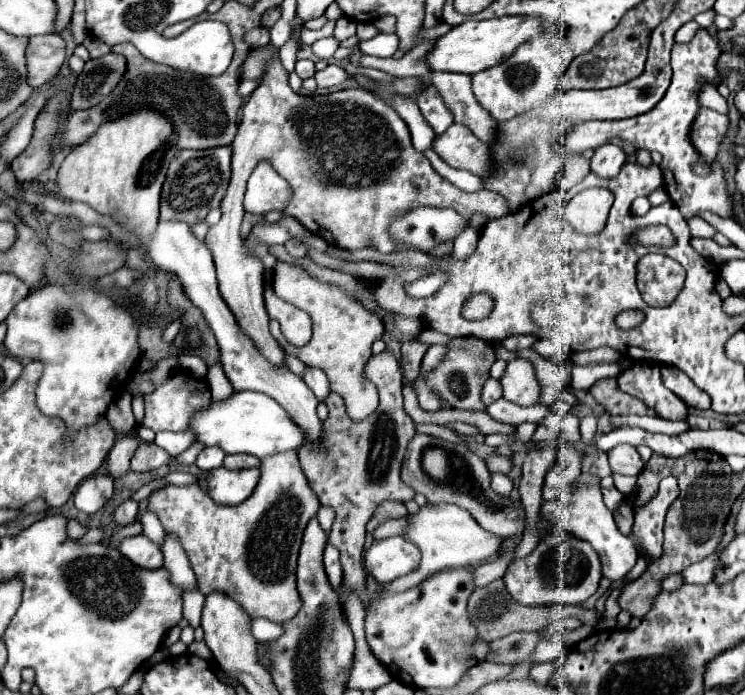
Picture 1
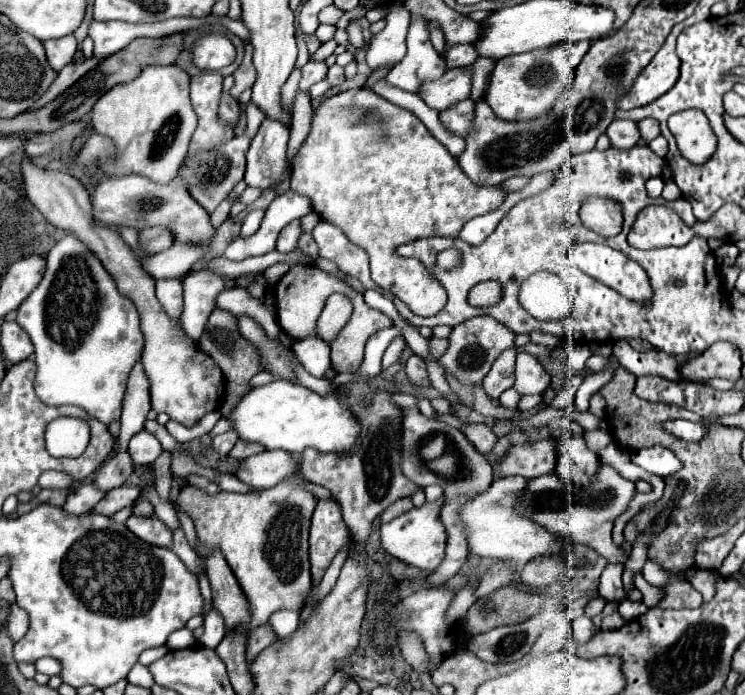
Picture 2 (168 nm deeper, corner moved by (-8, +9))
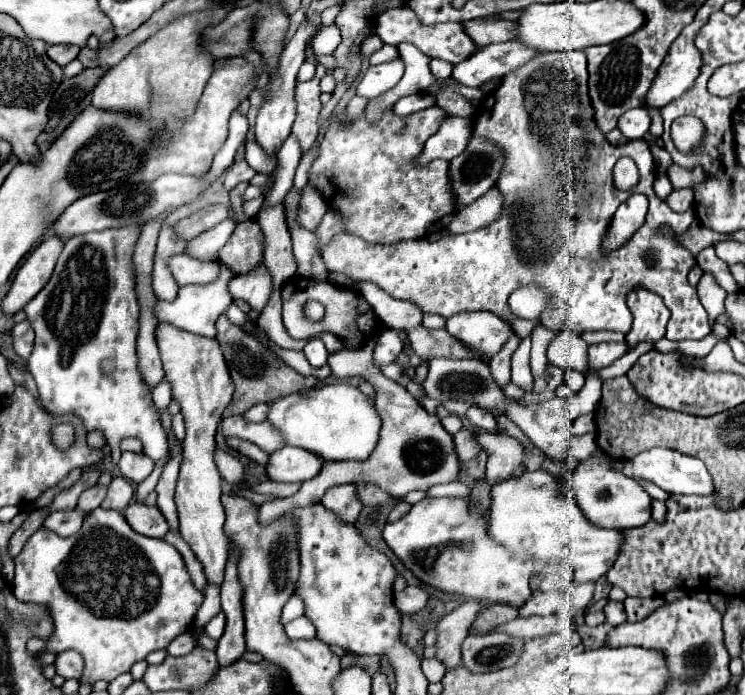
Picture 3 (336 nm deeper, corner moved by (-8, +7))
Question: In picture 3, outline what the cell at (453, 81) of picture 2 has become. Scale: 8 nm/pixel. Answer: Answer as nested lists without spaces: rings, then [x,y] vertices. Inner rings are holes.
[[[511,40],[503,44],[491,44],[477,50],[471,58],[459,62],[453,68],[453,78],[465,86],[479,86],[491,78],[503,78],[535,58],[539,50]]]

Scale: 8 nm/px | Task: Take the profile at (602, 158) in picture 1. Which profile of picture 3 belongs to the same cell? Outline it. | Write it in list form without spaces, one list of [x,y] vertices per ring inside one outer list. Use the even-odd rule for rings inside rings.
[[[645,108],[627,110],[627,112],[619,118],[619,124],[617,124],[617,128],[619,128],[629,140],[643,138],[643,136],[647,134],[649,126],[651,126],[651,116],[647,114]]]

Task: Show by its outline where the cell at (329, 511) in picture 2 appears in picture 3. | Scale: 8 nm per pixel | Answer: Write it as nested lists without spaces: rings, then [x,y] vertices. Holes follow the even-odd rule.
[[[341,484],[341,486],[333,486],[329,488],[323,498],[321,498],[321,504],[335,512],[339,516],[341,522],[355,522],[363,504],[357,496],[357,488],[355,484]]]

